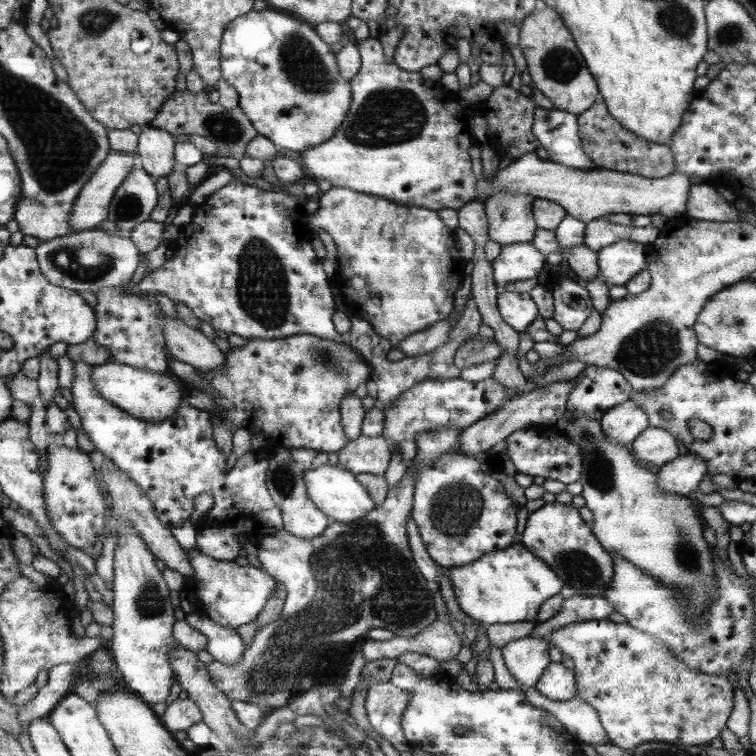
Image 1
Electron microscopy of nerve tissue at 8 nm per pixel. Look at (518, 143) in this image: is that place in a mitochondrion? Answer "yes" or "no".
no

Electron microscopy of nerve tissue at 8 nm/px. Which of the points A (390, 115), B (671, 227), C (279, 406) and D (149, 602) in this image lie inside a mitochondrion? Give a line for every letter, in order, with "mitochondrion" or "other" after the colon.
A: mitochondrion
B: other
C: other
D: mitochondrion

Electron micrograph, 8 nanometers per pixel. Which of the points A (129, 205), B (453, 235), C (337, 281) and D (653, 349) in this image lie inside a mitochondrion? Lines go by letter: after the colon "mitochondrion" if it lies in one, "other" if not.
A: mitochondrion
B: other
C: other
D: mitochondrion

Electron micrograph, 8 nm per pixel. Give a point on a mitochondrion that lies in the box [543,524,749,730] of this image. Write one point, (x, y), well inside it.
(578, 566)

